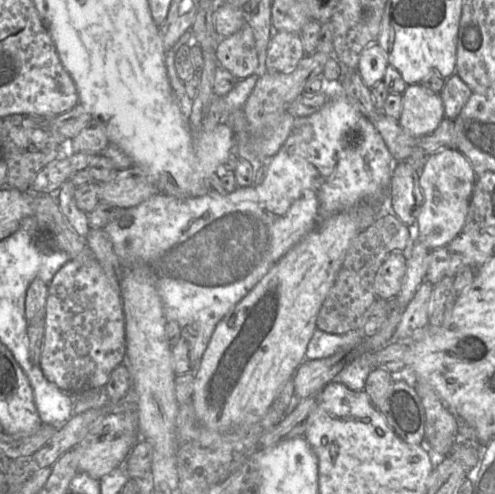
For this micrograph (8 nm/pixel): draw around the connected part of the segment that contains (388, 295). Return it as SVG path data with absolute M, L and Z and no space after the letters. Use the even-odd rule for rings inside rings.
M393 251L386 257L374 280L374 291L377 299L390 300L397 297L406 268L407 259L402 251Z

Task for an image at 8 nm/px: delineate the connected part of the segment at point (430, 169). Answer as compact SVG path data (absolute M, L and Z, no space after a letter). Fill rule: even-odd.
M446 148L427 156L420 168L423 203L416 221L416 240L430 251L452 241L464 227L477 174L470 161L457 149Z

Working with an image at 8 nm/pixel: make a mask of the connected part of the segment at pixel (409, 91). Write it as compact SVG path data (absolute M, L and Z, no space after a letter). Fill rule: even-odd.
M421 84L407 85L402 94L402 110L398 119L410 135L421 137L434 132L444 119L444 106L439 93Z

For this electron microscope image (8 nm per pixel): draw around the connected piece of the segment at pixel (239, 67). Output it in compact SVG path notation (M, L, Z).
M246 23L238 32L226 38L220 38L216 48L216 58L219 67L229 71L238 80L256 74L259 60L252 28Z

